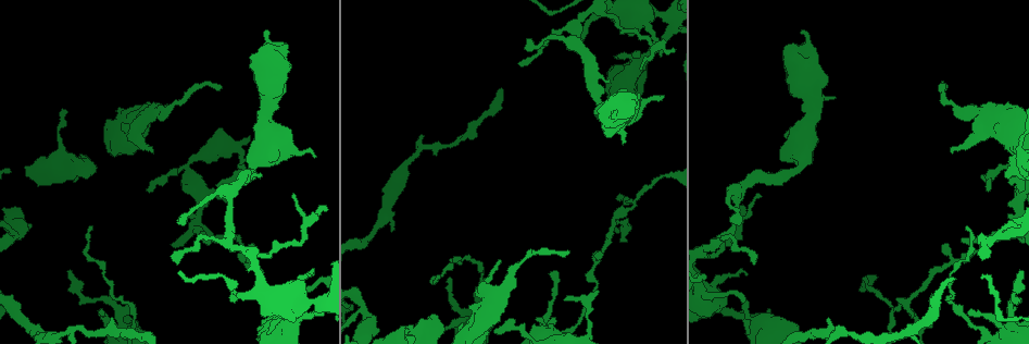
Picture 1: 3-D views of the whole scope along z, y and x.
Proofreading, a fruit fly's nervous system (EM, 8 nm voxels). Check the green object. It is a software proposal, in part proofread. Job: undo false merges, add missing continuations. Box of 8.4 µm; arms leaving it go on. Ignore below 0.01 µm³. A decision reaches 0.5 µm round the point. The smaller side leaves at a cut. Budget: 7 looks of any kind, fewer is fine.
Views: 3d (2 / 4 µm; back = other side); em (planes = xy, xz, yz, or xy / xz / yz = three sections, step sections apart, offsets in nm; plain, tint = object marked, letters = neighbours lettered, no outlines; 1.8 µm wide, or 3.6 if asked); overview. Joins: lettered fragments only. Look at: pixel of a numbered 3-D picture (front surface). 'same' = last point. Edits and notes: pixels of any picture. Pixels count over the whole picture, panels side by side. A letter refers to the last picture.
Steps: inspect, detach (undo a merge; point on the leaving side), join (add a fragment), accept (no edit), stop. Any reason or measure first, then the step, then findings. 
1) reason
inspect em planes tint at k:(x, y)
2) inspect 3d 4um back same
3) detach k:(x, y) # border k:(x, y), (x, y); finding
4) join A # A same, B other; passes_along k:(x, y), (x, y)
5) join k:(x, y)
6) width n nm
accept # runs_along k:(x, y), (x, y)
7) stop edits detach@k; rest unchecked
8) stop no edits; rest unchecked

arms part here
inspect em planes tint at 1:(726, 311)

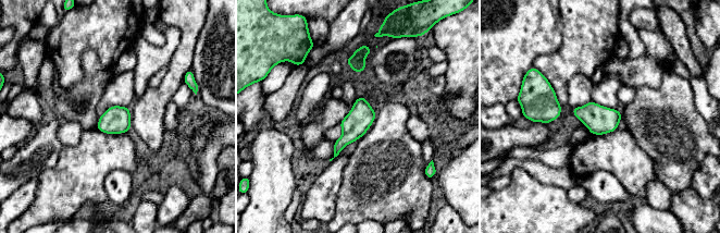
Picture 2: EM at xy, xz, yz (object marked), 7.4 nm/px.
inspect em planes letters same

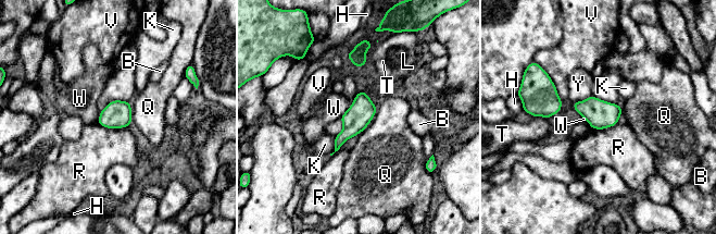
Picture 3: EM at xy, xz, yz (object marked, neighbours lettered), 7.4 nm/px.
accept # B other, H other, K other, L other, Q other, R other, T other, V other, W other, Y other; border 3:(355, 97), (350, 107), (339, 118); continuous, no second neuron

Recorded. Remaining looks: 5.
sudden change in width
inspect 3d 4um at 1:(577, 43)

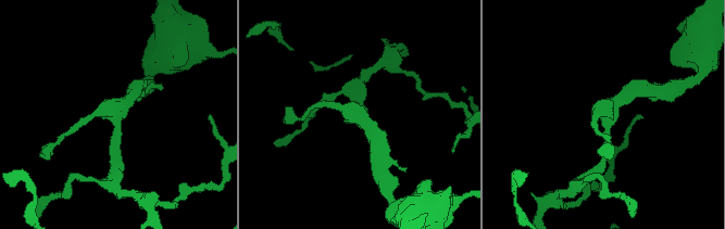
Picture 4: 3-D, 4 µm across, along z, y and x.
arms 3
inspect em xy step 8 tint at 4:(117, 111)

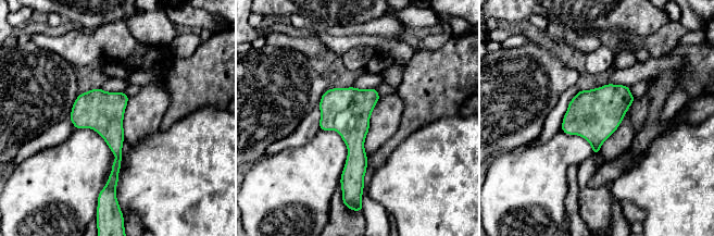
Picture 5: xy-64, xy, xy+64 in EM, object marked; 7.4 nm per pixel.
see the neighbours
inspect em xy step 8 letters same

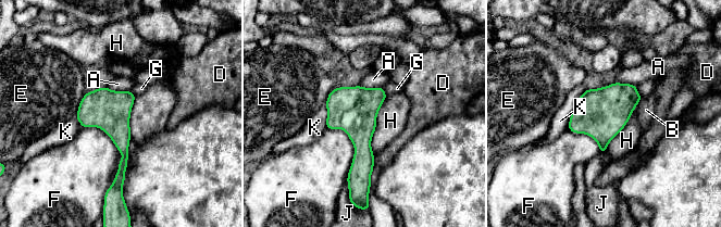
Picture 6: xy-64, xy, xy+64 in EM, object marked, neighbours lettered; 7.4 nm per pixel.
width 300 nm
accept # A other, B other, D other, E other, F other, G other, H other, J other, K other; border 6:(387, 96), (376, 116), (373, 153); all the same neuron

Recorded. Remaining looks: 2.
narrows sharply
inspect em yz step 8 plain at 1:(906, 305)

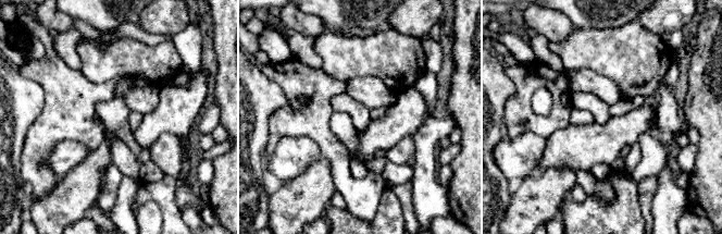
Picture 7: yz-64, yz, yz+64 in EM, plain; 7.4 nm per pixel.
what lies round it
inspect em yz step 8 letters same

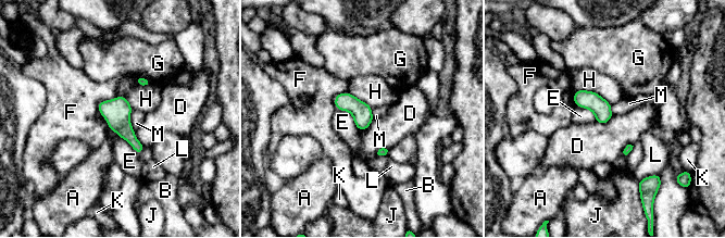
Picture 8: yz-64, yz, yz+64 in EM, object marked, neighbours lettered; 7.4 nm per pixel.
accept # A other, B other, D other, E other, F other, G other, H other, J other, K other, L other, M other; border 8:(337, 109), (347, 111), (358, 128); all the same neuron

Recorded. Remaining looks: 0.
stop no edits; rest unchecked

